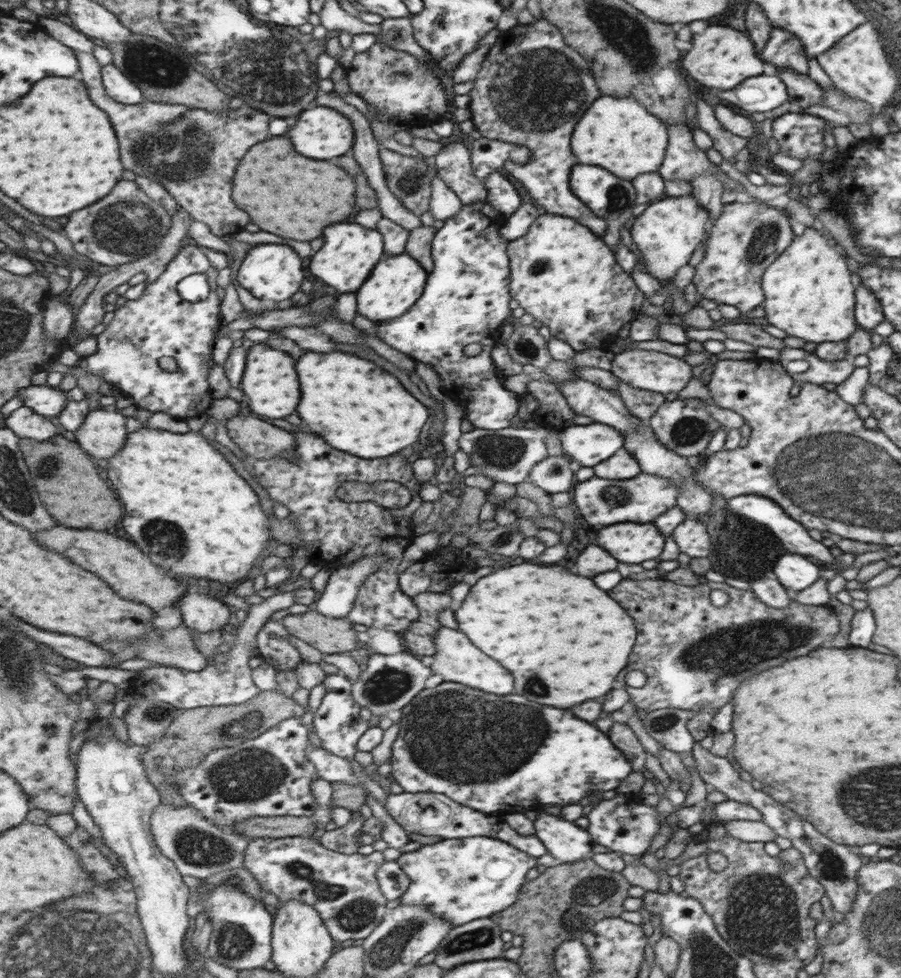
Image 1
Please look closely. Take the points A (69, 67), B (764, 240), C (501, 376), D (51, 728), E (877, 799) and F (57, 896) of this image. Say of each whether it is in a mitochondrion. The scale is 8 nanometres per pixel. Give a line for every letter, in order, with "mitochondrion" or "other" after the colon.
A: other
B: mitochondrion
C: other
D: other
E: mitochondrion
F: mitochondrion

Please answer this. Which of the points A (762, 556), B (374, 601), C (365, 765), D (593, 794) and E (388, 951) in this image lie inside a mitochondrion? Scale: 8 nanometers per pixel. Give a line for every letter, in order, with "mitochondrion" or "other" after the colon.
A: mitochondrion
B: other
C: other
D: other
E: mitochondrion

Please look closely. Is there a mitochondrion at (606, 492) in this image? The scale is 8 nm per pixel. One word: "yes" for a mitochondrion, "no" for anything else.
yes

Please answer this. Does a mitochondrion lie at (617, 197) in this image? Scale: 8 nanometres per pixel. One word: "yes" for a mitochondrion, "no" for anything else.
yes

